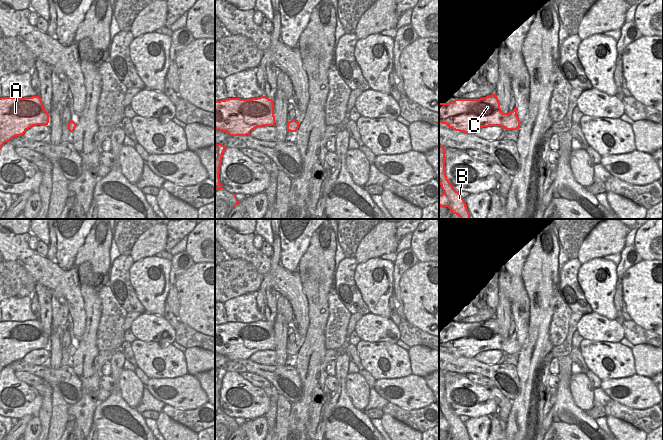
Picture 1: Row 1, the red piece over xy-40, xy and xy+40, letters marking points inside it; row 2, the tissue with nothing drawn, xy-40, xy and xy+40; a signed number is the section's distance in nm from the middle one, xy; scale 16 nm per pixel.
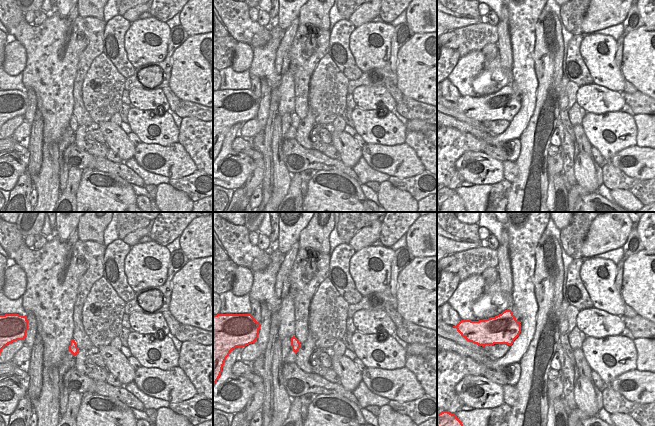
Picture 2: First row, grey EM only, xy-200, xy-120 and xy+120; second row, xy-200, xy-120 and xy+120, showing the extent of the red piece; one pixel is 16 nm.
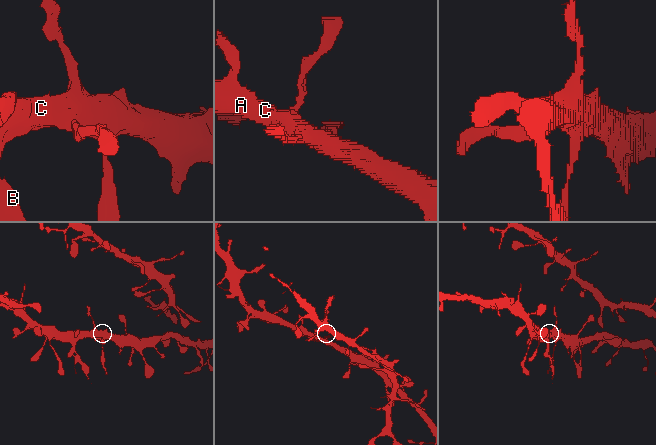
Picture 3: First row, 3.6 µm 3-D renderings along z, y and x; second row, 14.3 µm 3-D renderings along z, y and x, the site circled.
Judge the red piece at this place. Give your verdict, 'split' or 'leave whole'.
leave whole

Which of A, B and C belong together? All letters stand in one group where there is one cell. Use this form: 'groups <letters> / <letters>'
groups A B C

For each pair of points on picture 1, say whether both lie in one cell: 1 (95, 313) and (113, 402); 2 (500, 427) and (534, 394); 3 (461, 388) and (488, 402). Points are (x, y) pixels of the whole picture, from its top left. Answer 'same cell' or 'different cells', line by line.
1: different cells
2: different cells
3: same cell

